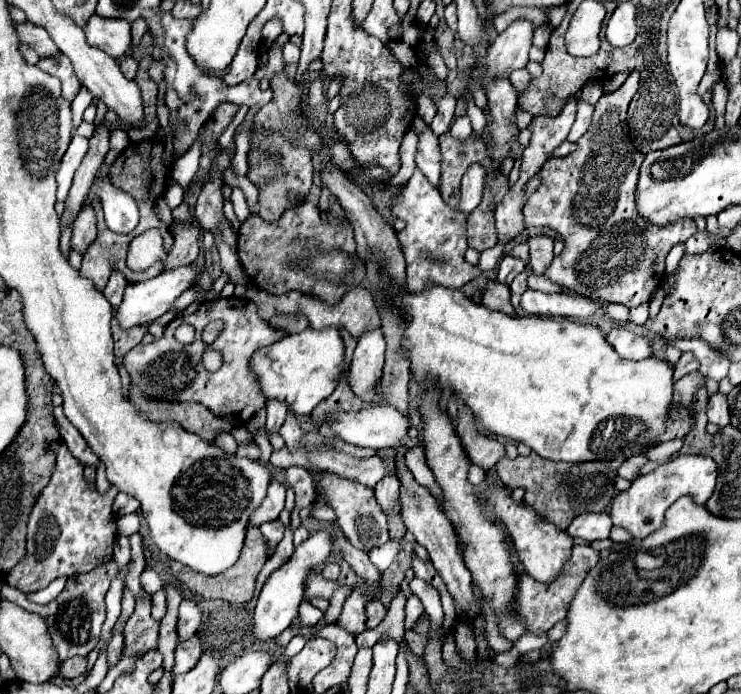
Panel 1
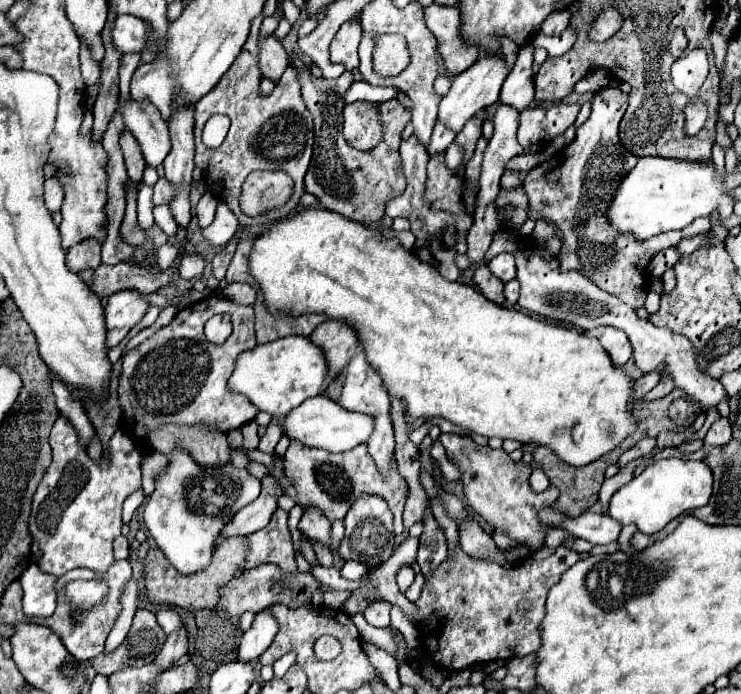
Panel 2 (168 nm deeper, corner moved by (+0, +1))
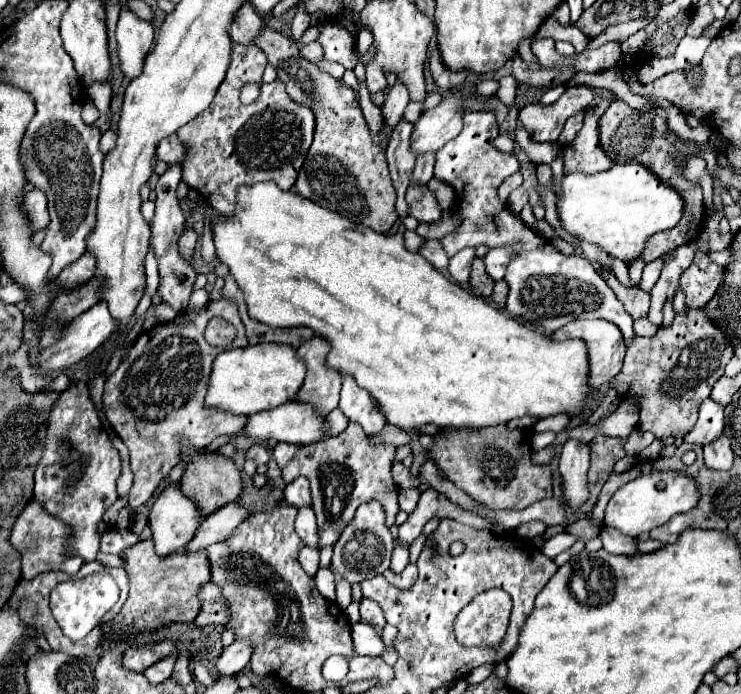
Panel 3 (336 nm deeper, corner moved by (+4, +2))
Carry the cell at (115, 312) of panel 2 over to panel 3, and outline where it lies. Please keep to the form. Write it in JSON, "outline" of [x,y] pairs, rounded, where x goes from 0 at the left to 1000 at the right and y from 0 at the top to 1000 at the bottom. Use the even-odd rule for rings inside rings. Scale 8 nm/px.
{"outline":[[[132,435],[130,441],[124,441],[121,447],[116,447],[113,452],[108,452],[105,458],[100,458],[94,464],[94,470],[89,470],[84,490],[70,499],[70,501],[59,501],[51,513],[51,527],[59,530],[62,536],[73,536],[73,533],[84,533],[89,527],[97,527],[103,522],[108,522],[111,516],[121,513],[124,507],[130,507],[143,490],[148,490],[148,484],[154,481],[154,476],[159,476],[159,467],[154,464],[143,435]]]}

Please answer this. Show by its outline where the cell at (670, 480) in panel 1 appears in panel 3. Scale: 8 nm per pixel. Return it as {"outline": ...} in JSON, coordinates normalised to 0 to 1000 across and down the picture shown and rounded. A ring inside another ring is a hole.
{"outline":[[[880,677],[874,683],[861,686],[858,692],[842,697],[837,706],[829,709],[818,729],[815,755],[834,761],[837,767],[861,775],[866,767],[877,767],[899,755],[910,741],[934,735],[945,720],[945,703],[934,686],[918,677]]]}

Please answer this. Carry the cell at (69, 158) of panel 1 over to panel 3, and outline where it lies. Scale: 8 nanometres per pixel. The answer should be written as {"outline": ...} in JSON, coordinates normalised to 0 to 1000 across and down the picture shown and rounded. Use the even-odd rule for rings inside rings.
{"outline":[[[51,271],[38,277],[32,282],[32,300],[35,300],[38,311],[40,311],[40,320],[43,320],[46,331],[54,331],[54,329],[65,326],[67,311],[65,311],[65,288],[62,288],[59,277],[54,277]]]}

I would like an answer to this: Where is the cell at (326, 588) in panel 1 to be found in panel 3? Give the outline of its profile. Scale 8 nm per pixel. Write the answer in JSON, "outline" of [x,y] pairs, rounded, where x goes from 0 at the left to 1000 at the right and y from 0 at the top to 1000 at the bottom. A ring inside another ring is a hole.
{"outline":[[[289,839],[275,841],[267,862],[273,867],[273,879],[262,893],[267,902],[281,902],[281,899],[302,902],[308,896],[308,870],[302,867],[300,850],[294,841],[289,841]]]}

